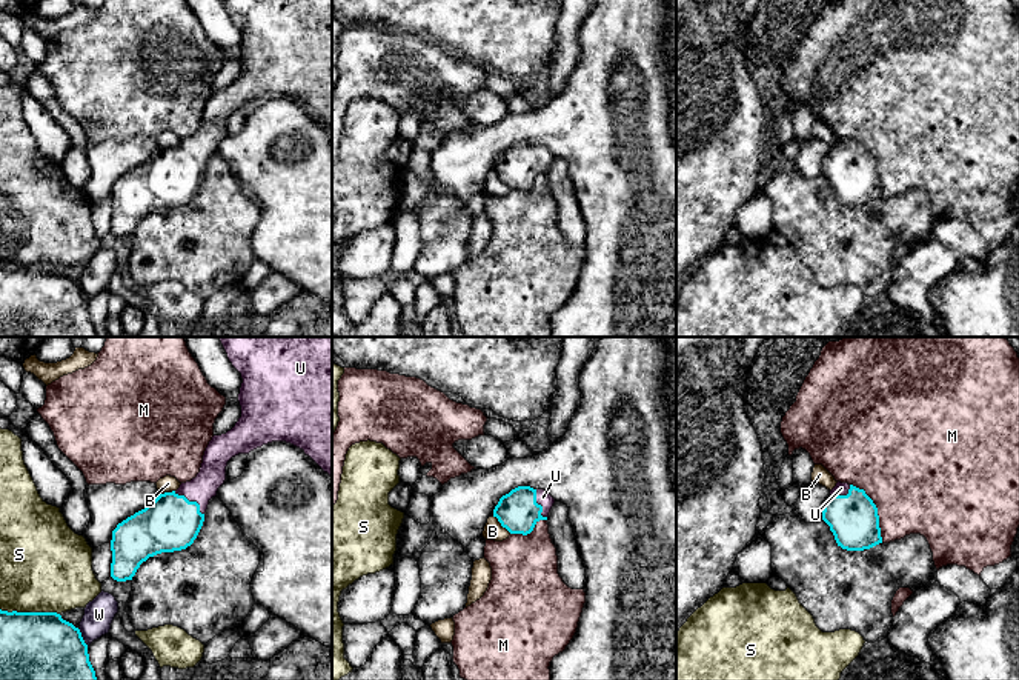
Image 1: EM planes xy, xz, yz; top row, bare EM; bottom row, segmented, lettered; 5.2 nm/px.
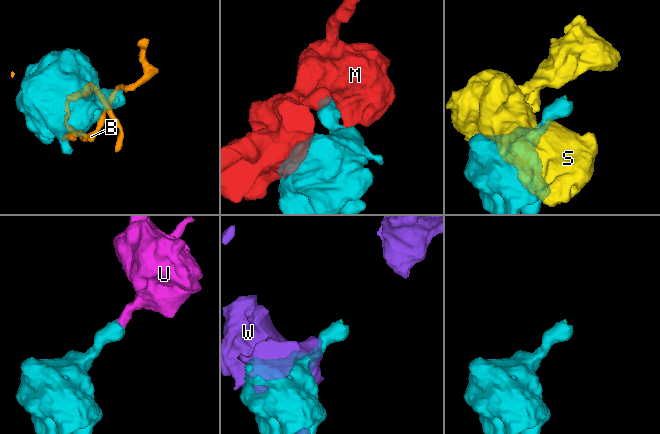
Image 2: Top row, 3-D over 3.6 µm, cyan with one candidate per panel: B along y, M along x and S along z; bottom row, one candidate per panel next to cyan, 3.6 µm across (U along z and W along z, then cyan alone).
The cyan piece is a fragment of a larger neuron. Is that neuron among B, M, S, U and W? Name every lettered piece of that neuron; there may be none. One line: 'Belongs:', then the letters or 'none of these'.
Belongs: U

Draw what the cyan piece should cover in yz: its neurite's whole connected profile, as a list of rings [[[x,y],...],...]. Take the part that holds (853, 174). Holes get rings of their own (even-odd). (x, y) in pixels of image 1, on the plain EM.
[[[838,137],[822,166],[838,202],[864,206],[882,198],[878,163],[873,155],[848,138]]]

